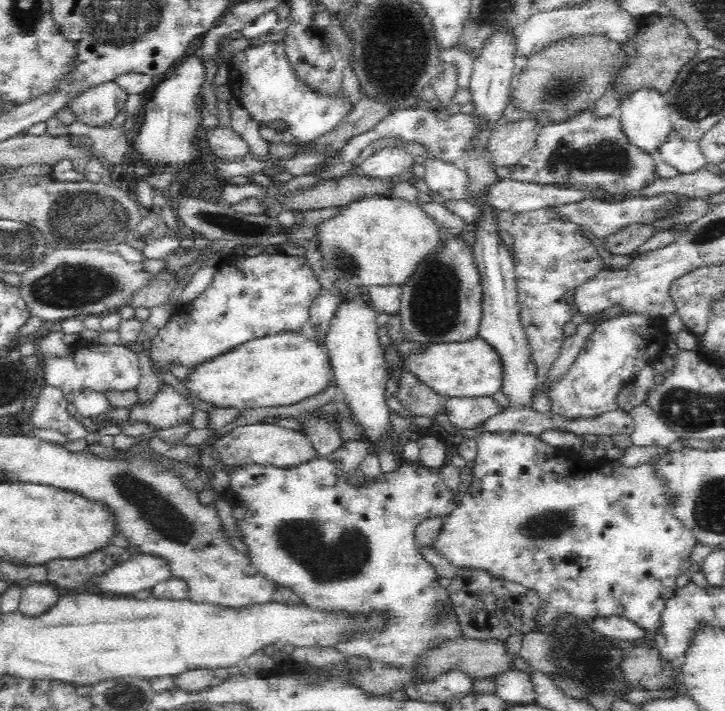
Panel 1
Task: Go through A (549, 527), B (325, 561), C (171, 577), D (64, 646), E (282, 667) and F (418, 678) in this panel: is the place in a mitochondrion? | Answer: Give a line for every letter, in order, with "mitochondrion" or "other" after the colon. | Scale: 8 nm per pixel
A: mitochondrion
B: mitochondrion
C: other
D: other
E: other
F: other

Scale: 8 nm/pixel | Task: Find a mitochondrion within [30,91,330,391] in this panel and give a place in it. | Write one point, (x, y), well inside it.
(79, 215)

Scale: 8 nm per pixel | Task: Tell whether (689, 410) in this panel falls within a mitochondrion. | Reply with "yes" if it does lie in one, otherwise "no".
yes

